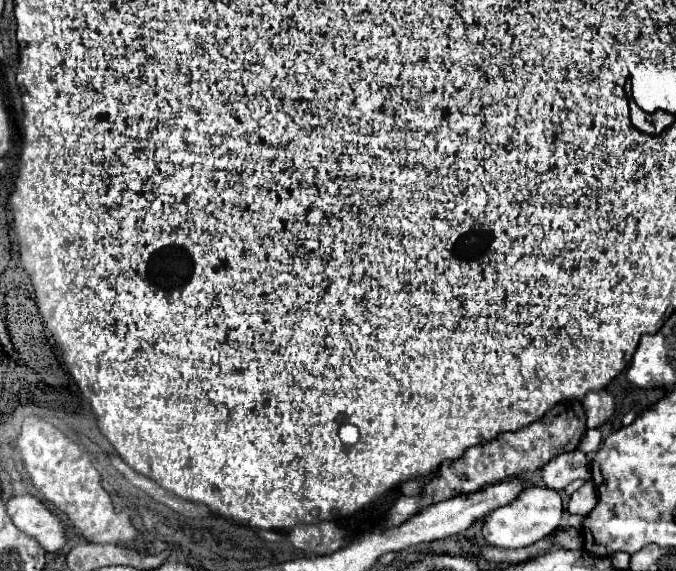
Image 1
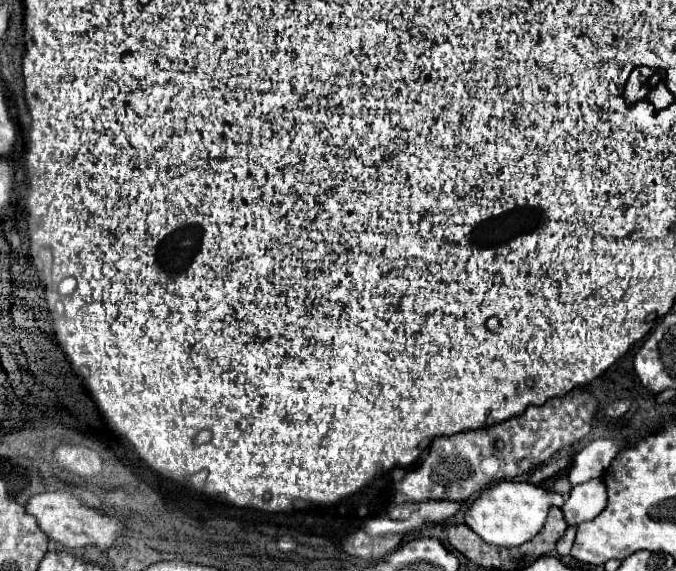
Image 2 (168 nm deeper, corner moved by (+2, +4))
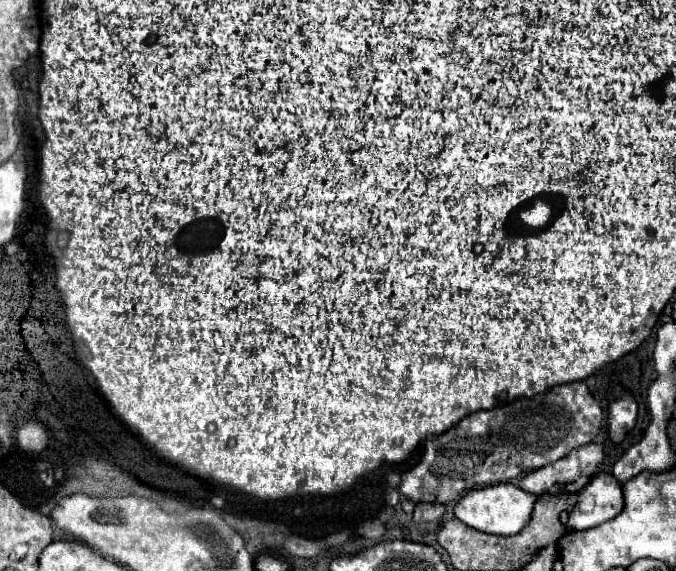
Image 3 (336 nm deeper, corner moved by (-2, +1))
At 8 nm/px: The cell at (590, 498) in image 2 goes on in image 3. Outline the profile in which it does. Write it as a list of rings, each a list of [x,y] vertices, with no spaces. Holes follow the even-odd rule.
[[[611,473],[595,475],[579,493],[579,501],[569,513],[567,529],[585,531],[617,517],[623,509],[621,485]]]

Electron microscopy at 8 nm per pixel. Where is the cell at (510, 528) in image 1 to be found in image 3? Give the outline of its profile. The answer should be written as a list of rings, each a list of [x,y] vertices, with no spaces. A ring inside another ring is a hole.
[[[499,483],[499,485],[489,485],[483,489],[469,491],[457,505],[455,505],[455,517],[469,525],[471,529],[489,533],[489,535],[499,535],[499,537],[513,537],[517,535],[523,527],[529,525],[533,507],[535,507],[537,495],[523,491],[521,487],[513,483]]]

